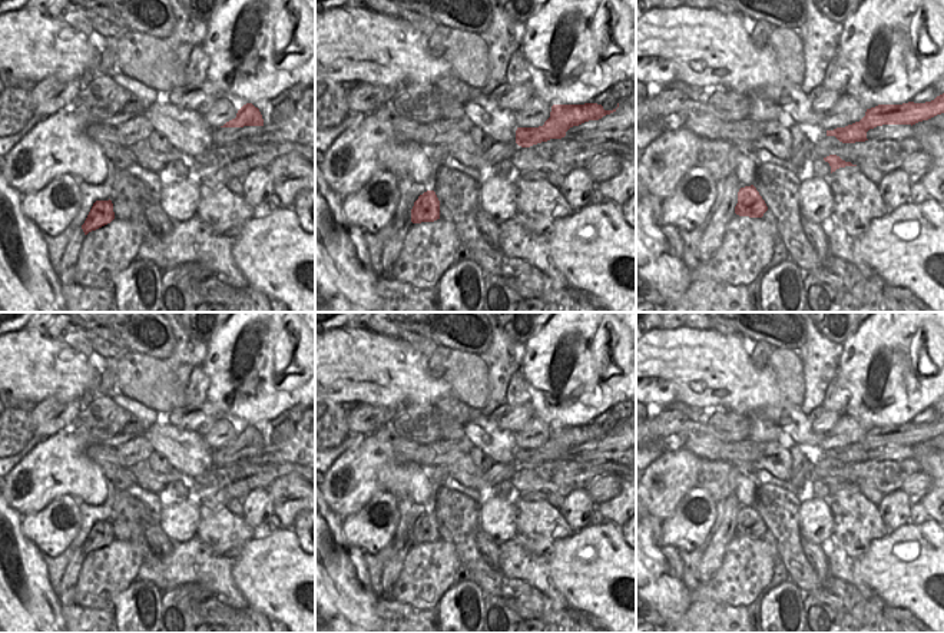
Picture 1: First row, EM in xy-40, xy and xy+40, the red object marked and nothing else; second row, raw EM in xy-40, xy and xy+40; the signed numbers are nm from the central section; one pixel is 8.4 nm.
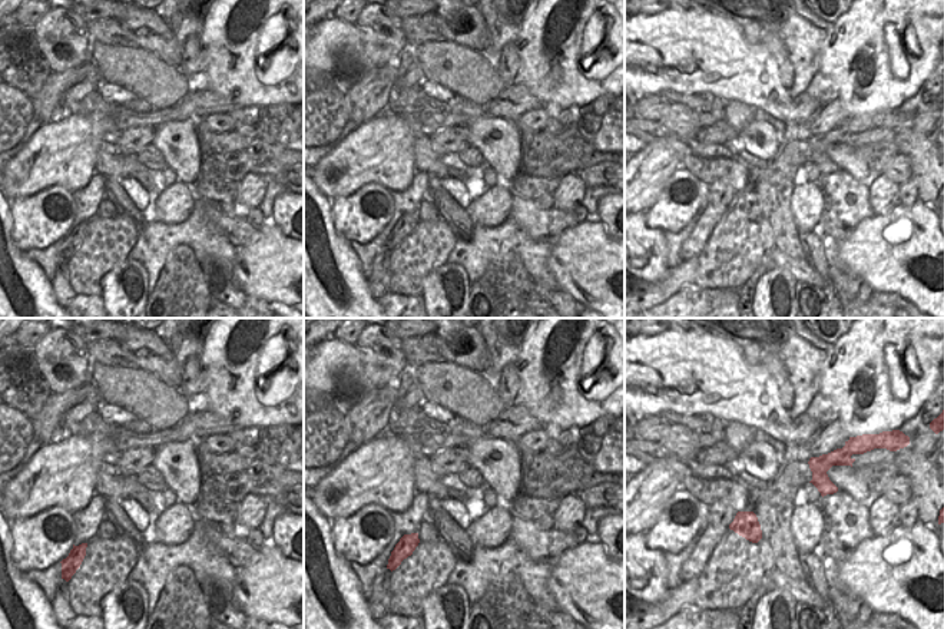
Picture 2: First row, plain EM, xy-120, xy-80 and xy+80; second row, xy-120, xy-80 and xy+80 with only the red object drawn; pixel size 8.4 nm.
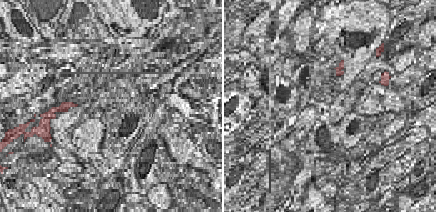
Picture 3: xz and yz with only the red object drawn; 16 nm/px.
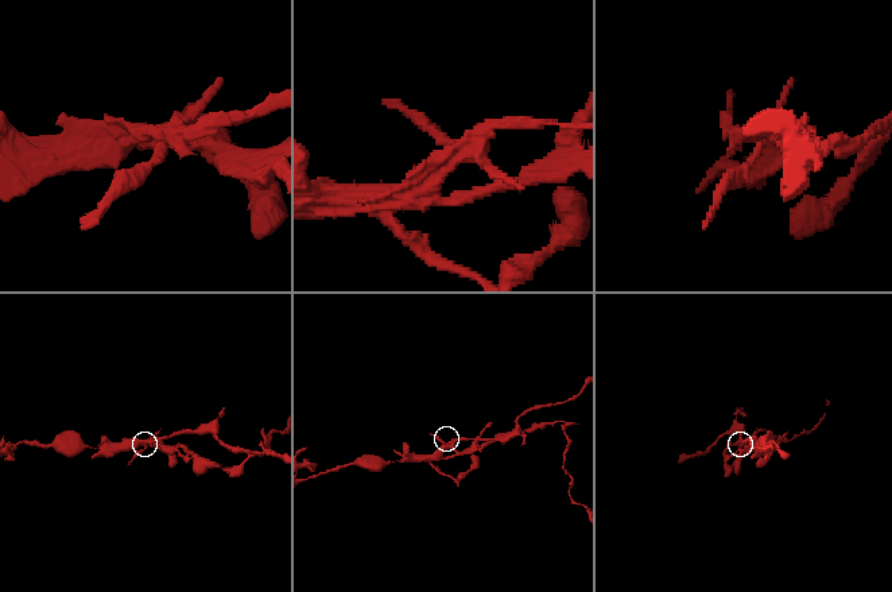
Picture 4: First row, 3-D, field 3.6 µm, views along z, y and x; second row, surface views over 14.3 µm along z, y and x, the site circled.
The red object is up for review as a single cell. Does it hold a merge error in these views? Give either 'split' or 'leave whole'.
split

